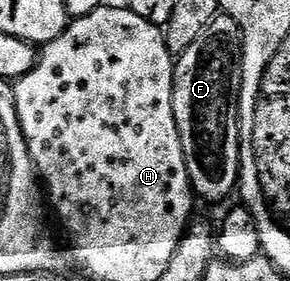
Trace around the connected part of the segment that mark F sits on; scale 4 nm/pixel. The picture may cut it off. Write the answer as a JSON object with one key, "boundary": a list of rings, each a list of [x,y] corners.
{"boundary":[[[214,17],[200,39],[177,58],[174,67],[174,118],[184,147],[190,187],[201,200],[222,201],[238,187],[238,100],[242,90],[238,32],[238,24],[231,17]]]}

